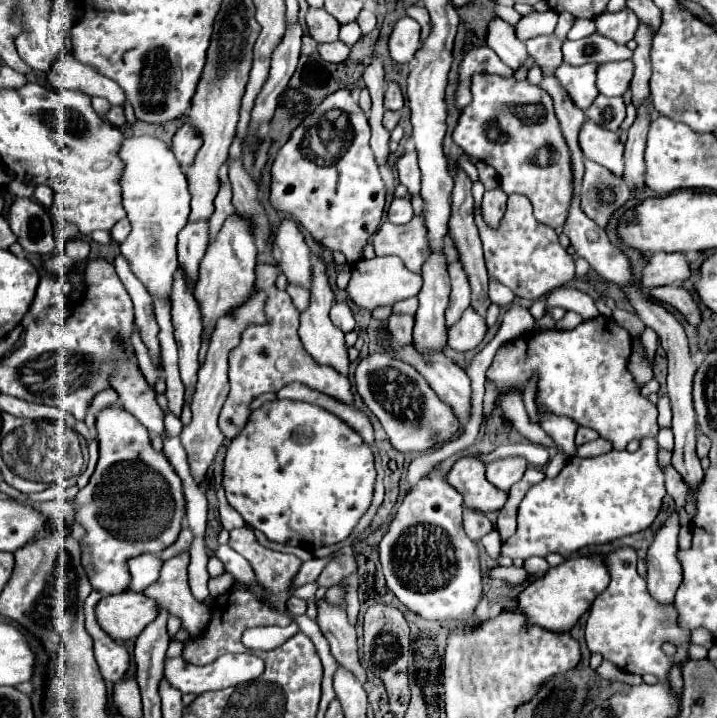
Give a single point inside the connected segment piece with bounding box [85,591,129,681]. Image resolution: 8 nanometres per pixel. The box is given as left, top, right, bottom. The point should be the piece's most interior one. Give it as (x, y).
(113, 659)

